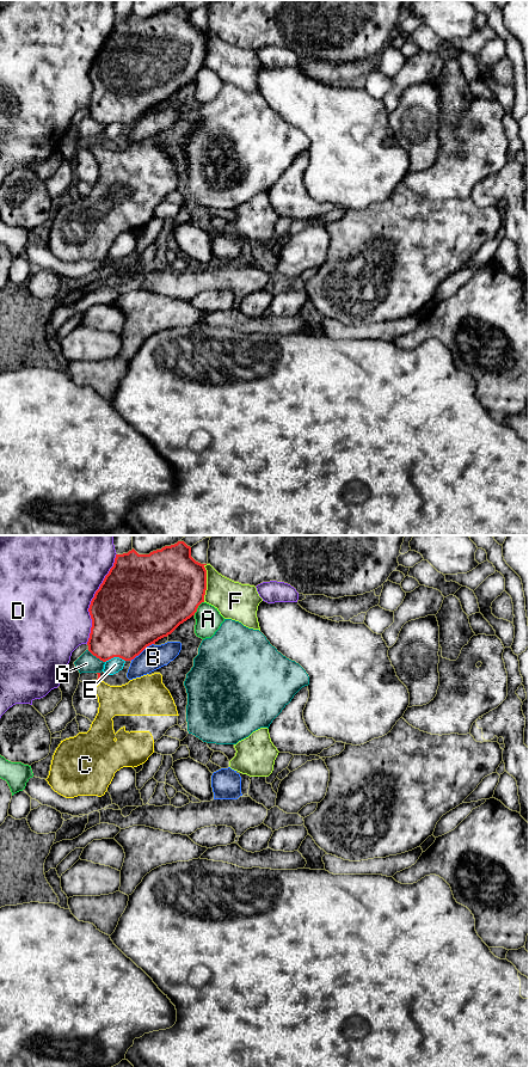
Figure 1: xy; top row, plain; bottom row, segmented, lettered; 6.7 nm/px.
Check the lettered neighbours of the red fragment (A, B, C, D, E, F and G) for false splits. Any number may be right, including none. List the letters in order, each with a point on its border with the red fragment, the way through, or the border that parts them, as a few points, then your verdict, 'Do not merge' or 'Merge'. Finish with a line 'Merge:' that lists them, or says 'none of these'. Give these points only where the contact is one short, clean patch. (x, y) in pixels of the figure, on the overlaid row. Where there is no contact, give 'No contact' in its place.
A: Touches red at xy (197, 607). Do not merge
B: Touches red at xy (141, 651). Do not merge
C: Touches red at xy (97, 685). Path across: xy (94, 682), (97, 685), (111, 699), (130, 699). Merge
D: Touches red at xy (92, 599). Do not merge
E: Touches red at xy (115, 656). Do not merge
F: Touches red at xy (205, 583). Do not merge
G: Touches red at xy (96, 656). Do not merge
Merge: C

